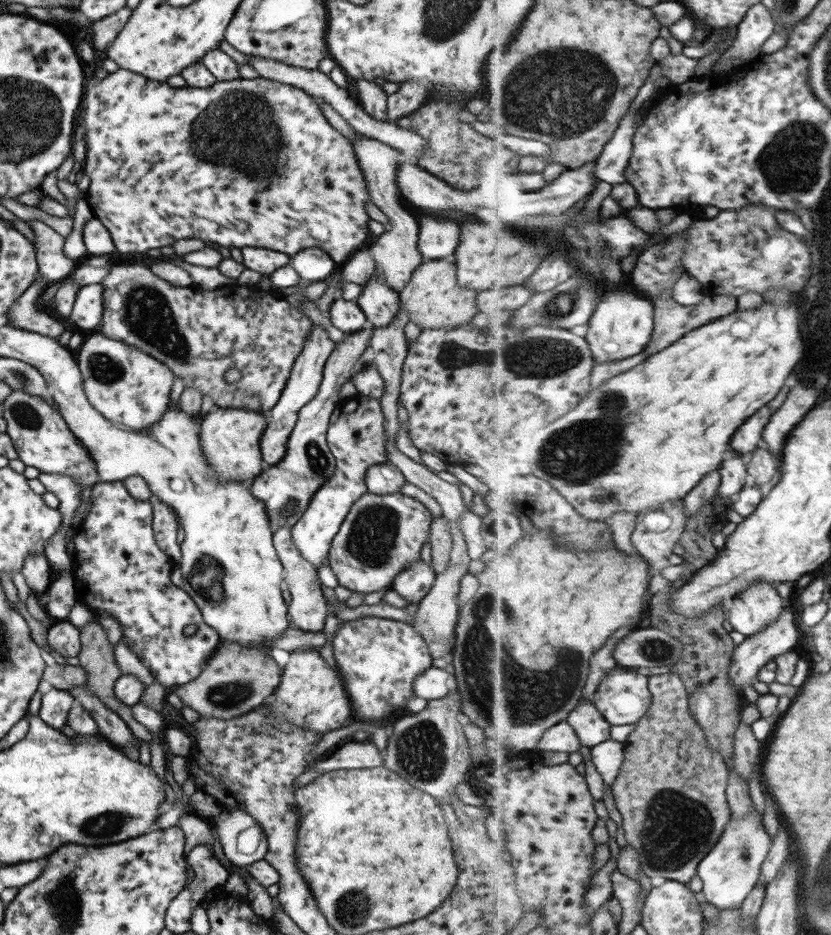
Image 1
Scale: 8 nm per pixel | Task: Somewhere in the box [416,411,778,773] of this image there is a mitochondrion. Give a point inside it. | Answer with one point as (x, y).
(490, 682)

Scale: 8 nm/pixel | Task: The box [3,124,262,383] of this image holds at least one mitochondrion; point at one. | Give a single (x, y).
(146, 312)

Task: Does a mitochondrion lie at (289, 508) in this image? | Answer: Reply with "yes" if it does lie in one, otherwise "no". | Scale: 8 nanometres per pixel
yes

